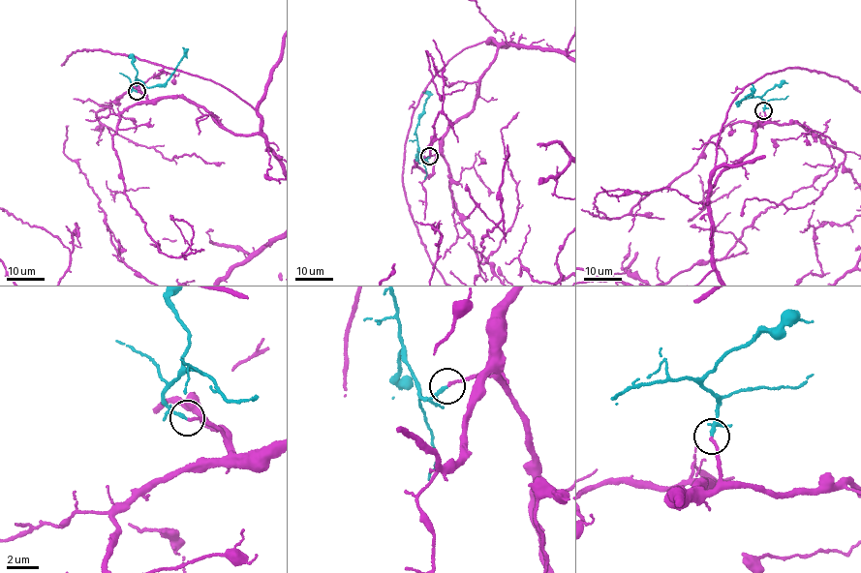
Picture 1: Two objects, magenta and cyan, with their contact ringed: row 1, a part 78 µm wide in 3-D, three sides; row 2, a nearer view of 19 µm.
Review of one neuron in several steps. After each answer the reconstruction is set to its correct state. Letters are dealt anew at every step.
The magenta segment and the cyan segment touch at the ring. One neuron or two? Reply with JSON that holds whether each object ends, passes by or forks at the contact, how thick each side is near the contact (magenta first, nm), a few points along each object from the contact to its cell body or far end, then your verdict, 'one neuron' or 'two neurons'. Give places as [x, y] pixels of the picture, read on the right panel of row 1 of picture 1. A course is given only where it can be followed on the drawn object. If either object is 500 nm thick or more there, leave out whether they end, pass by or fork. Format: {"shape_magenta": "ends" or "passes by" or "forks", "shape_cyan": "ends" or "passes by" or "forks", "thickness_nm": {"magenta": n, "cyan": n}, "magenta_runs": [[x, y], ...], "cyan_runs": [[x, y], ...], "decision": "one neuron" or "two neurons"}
{"shape_magenta": "ends", "shape_cyan": "ends", "thickness_nm": {"magenta": 180, "cyan": 220}, "cyan_runs": [[763, 110], [765, 102], [757, 96], [738, 104], [752, 93], [752, 84]], "decision": "one neuron"}

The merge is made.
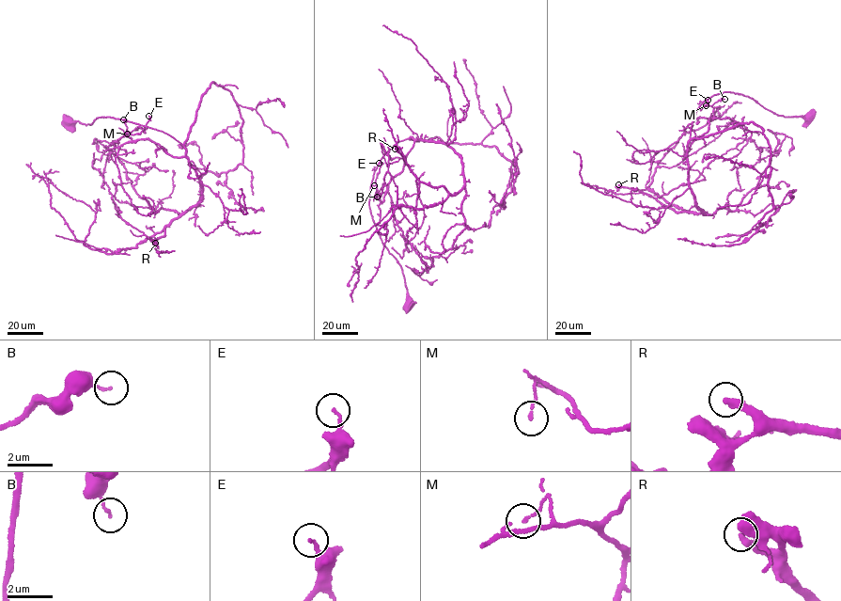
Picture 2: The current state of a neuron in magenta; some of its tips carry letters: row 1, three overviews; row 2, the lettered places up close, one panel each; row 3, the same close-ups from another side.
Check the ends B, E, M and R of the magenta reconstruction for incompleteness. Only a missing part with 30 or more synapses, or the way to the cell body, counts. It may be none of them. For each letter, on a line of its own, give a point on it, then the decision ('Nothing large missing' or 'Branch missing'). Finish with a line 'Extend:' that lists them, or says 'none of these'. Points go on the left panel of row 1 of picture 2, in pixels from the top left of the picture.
B: Place: (123, 119). Nothing large missing
E: Place: (148, 116). Nothing large missing
M: Place: (127, 134). Nothing large missing
R: Place: (155, 243). Branch missing
Extend: R

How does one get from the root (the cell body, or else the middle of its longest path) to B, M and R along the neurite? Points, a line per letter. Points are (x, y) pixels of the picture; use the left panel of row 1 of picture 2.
B: (68, 120), (124, 119), (167, 134), (185, 155), (174, 157), (147, 139), (132, 141), (123, 119)
M: (68, 120), (124, 119), (167, 134), (185, 155), (174, 157), (127, 134)
R: (68, 120), (124, 119), (183, 146), (202, 200), (165, 226), (163, 235), (150, 240), (155, 243)

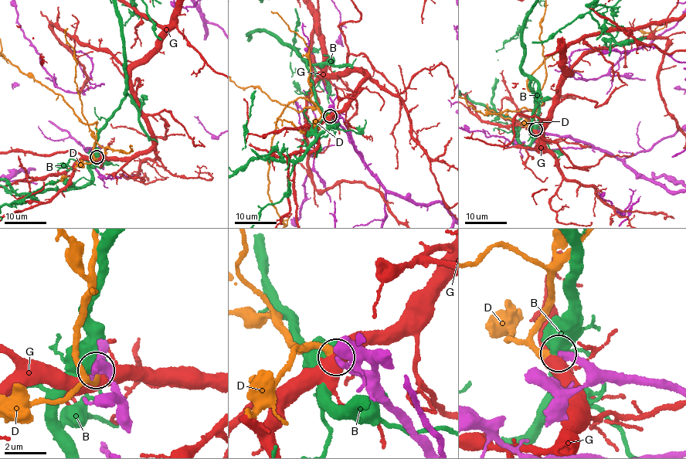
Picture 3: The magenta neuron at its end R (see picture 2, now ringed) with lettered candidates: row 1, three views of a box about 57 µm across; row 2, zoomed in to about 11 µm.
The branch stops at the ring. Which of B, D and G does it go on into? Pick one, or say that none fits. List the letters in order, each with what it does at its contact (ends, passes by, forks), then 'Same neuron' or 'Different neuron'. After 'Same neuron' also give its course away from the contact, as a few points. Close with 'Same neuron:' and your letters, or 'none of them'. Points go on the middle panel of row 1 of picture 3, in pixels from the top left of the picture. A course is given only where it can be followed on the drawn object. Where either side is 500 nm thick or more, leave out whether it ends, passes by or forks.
B: Different neuron
D: It ends there. Same neuron. Its course: (331, 117), (300, 97), (287, 104), (276, 122), (267, 171), (268, 196), (284, 226)
G: It forks there. Different neuron
Same neuron: D

